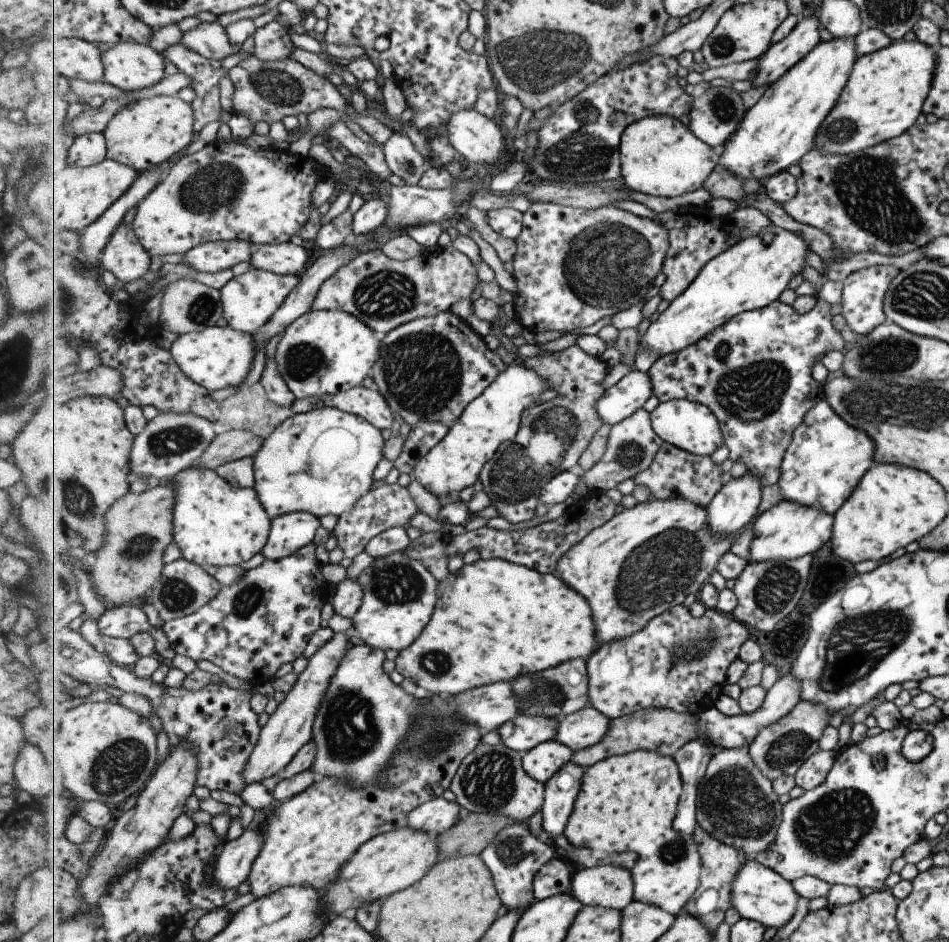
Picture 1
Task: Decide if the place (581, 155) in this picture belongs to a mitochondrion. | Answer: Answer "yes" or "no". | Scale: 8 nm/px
yes

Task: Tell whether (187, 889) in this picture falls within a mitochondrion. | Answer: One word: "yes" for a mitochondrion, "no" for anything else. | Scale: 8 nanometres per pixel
no

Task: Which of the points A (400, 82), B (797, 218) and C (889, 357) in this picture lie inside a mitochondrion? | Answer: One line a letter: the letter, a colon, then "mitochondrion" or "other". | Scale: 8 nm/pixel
A: other
B: other
C: mitochondrion

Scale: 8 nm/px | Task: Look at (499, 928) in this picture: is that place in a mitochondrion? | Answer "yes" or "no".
no

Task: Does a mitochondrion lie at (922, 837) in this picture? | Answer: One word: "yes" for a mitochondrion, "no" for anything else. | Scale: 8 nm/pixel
no

